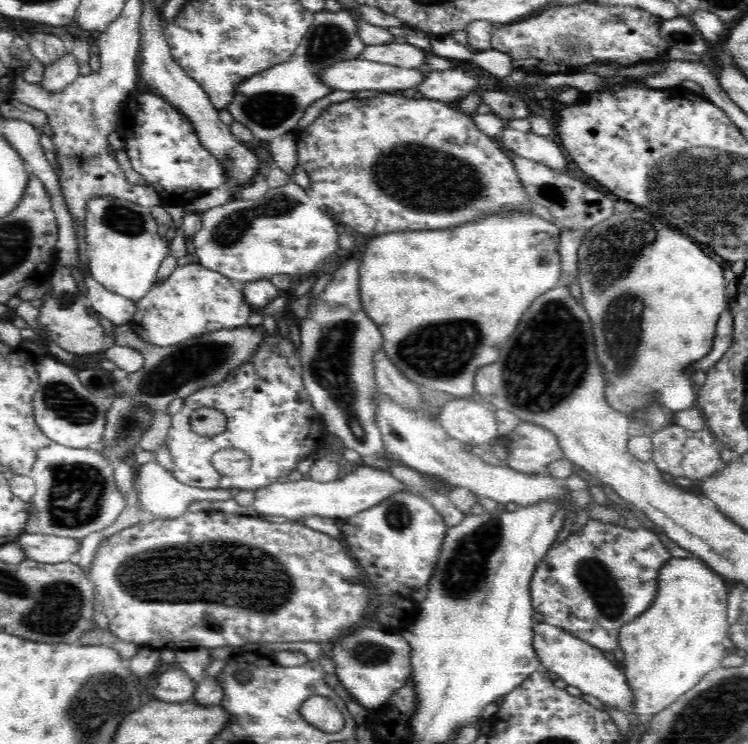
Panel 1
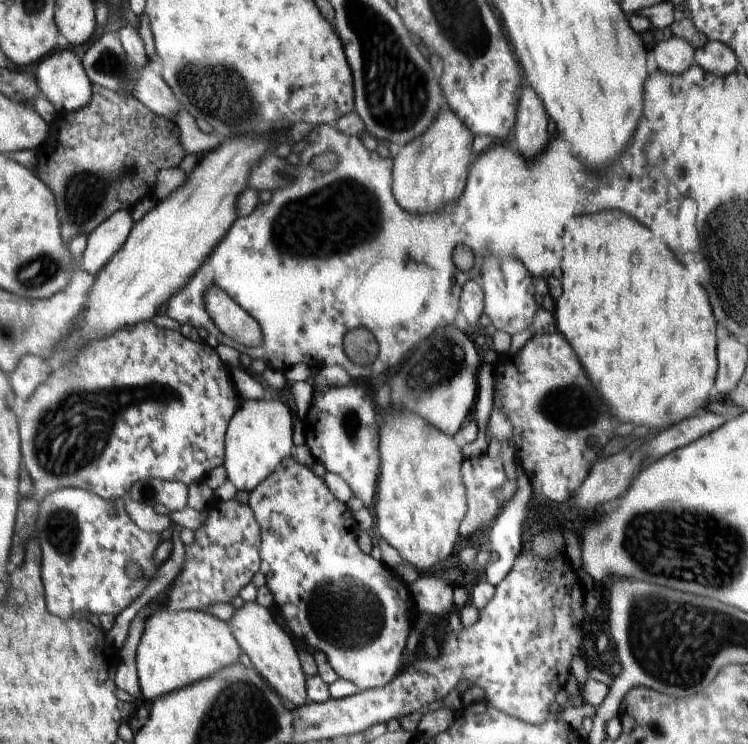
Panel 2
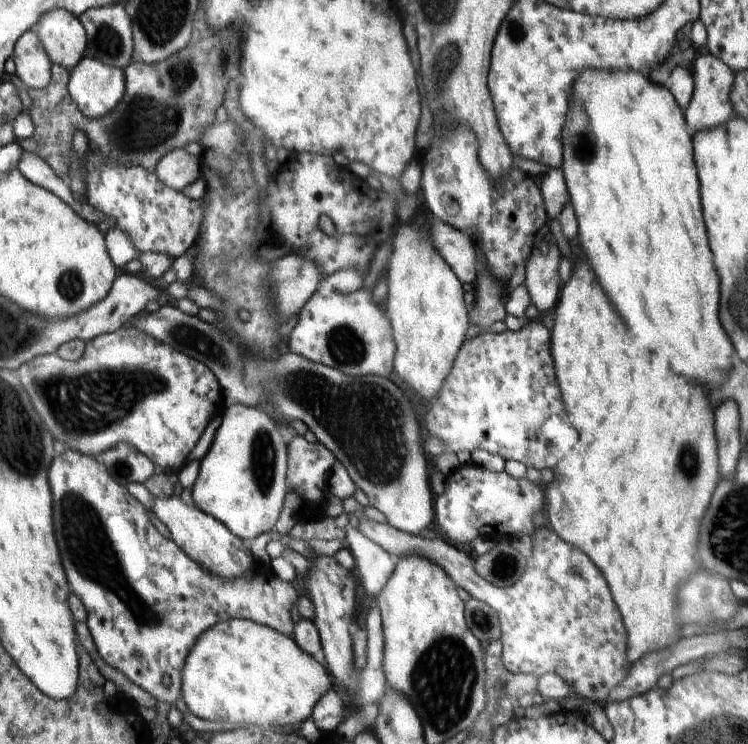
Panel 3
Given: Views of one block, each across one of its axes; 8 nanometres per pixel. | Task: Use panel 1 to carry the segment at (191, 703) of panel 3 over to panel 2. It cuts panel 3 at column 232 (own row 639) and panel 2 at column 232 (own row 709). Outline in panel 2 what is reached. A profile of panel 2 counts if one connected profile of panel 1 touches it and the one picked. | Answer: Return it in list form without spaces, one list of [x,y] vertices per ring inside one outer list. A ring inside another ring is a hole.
[[[164,608],[149,615],[144,627],[135,659],[142,698],[154,701],[186,688],[234,664],[242,654],[229,624],[210,613]]]

